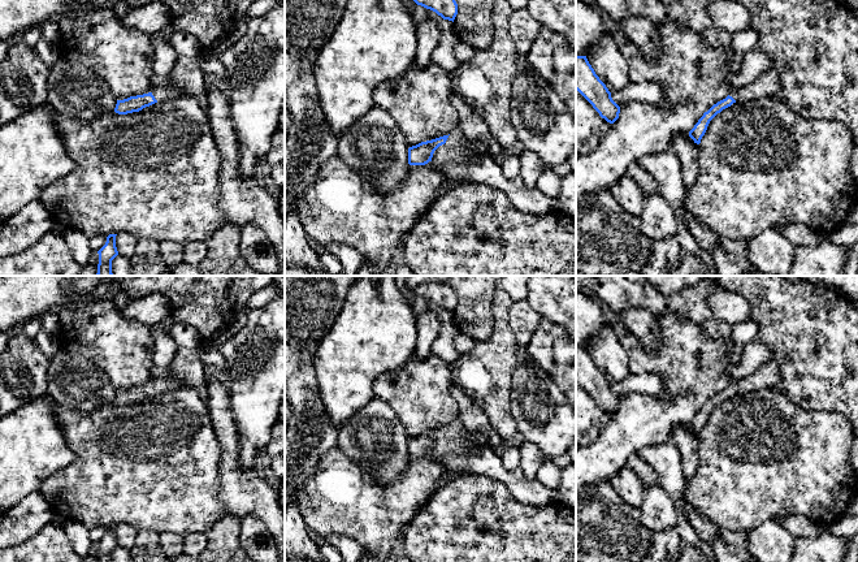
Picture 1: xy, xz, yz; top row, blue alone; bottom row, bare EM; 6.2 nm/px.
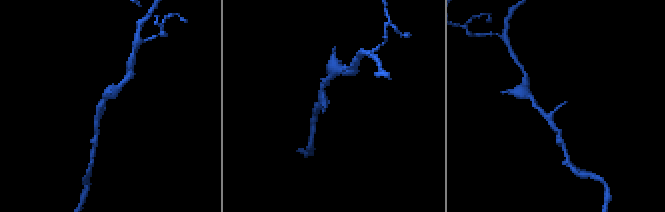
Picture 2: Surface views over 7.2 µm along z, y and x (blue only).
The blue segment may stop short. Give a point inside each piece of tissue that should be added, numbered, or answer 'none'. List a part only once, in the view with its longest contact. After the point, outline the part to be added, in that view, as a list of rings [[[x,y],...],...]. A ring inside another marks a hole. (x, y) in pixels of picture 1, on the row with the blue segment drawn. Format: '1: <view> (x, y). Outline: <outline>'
1: xz (456, 158). Outline: [[[459,131],[448,135],[432,160],[446,174],[447,183],[441,187],[441,194],[460,182],[481,182],[503,191],[512,206],[524,213],[543,216],[558,209],[556,199],[537,187],[526,187],[520,176],[507,178],[494,156],[480,155]]]

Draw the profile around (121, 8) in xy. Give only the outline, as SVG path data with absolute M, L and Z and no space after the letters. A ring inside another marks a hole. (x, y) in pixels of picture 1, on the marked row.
M117 0L112 7L112 12L118 20L122 20L131 9L133 8L125 0Z

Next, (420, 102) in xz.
M434 62L425 69L419 69L413 64L402 77L384 81L373 92L374 105L395 120L408 148L456 131L458 113L452 107L451 96L450 73Z

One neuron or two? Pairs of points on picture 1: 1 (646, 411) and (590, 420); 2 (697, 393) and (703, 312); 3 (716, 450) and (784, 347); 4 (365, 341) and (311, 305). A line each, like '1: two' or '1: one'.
1: two
2: two
3: two
4: two

